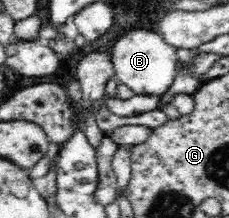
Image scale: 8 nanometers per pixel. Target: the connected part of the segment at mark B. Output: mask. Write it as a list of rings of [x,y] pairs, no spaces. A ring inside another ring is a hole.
[[[139,27],[127,31],[115,41],[110,51],[110,62],[116,79],[133,91],[133,94],[163,95],[175,79],[176,47],[167,43],[159,33]]]

